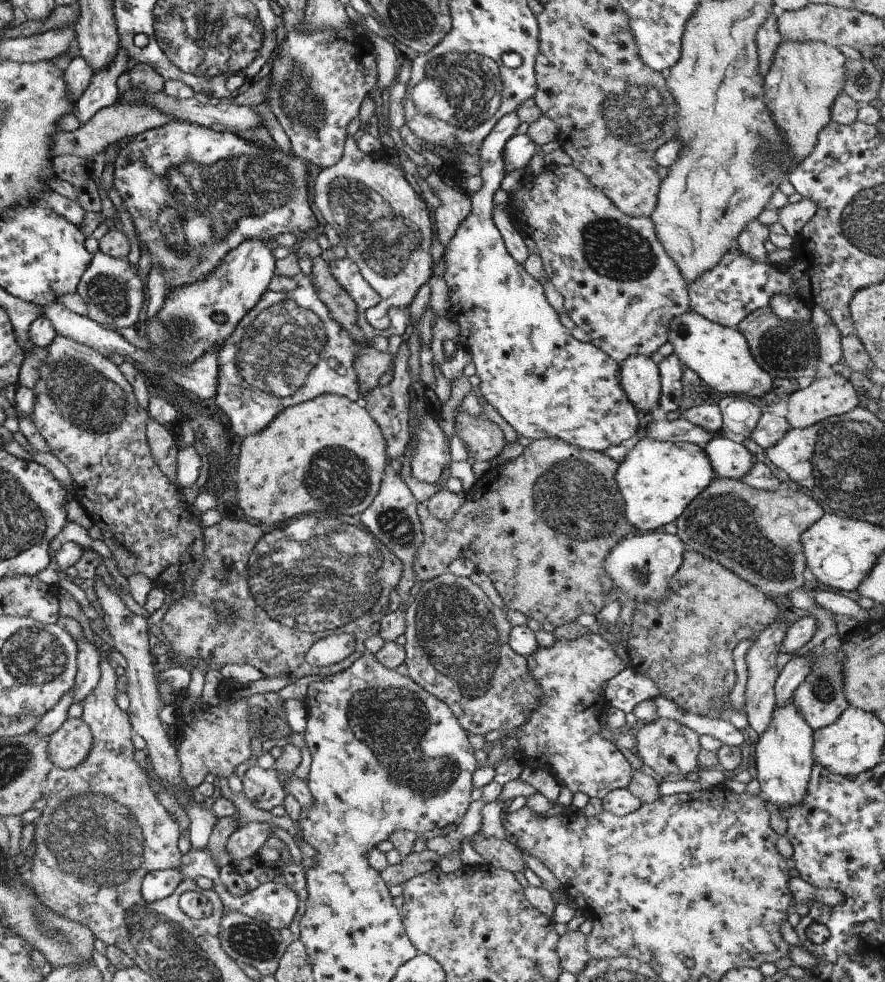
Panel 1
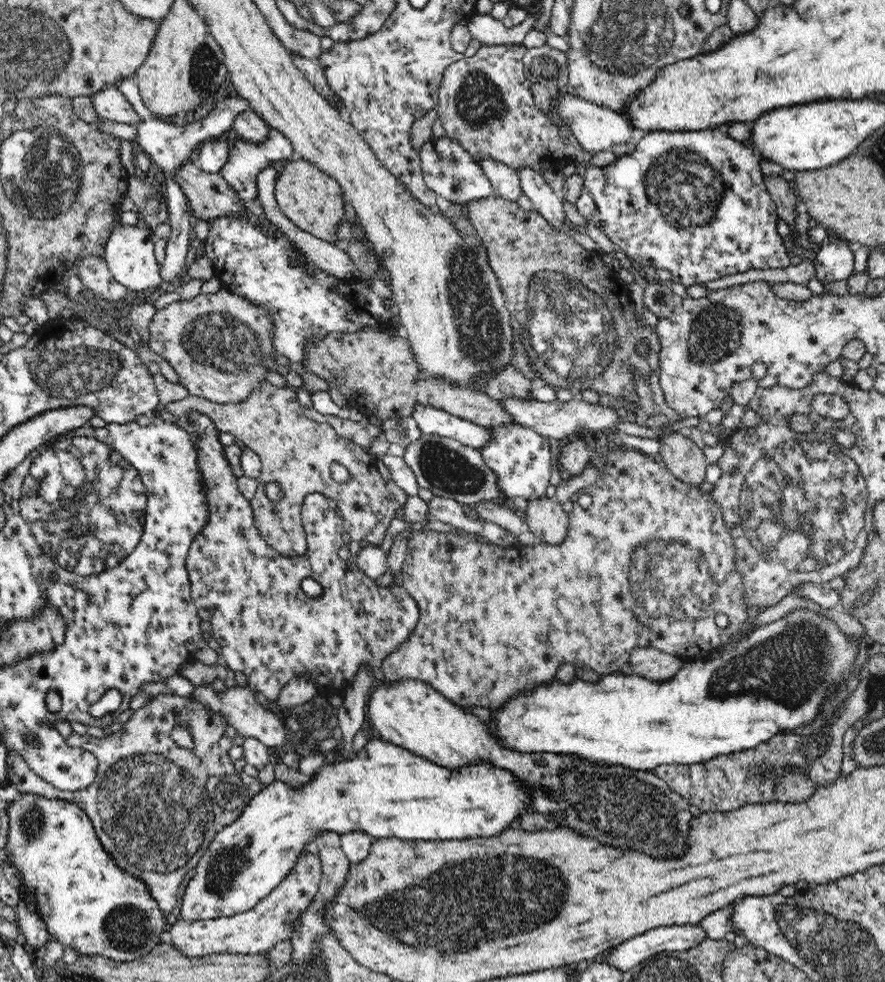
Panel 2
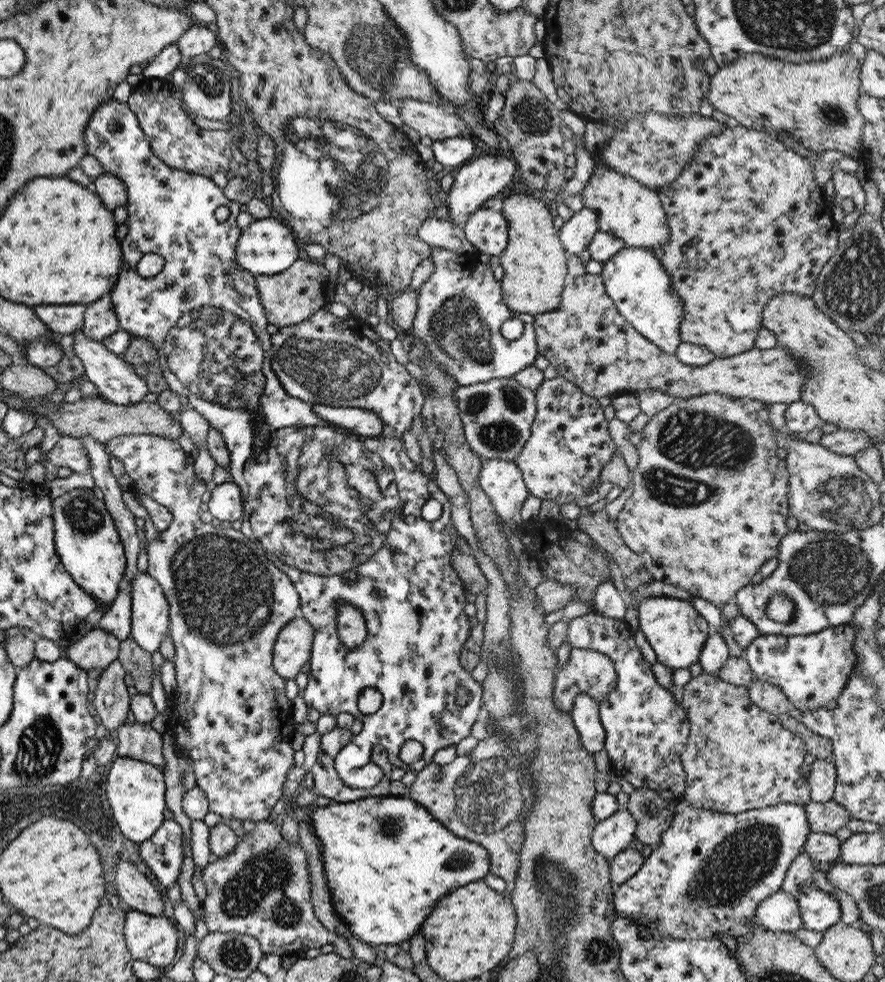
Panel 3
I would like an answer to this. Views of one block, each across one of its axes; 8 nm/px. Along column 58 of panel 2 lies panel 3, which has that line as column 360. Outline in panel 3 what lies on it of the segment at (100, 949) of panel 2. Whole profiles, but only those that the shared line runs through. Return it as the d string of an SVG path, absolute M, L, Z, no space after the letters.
M387 794L348 803L329 803L313 807L309 814L291 804L283 808L282 814L284 817L291 815L297 821L303 817L309 819L323 856L322 872L332 910L337 920L349 929L351 936L371 946L399 945L409 941L441 896L463 884L482 880L489 870L488 854L482 846L448 832L425 808L405 795Z

